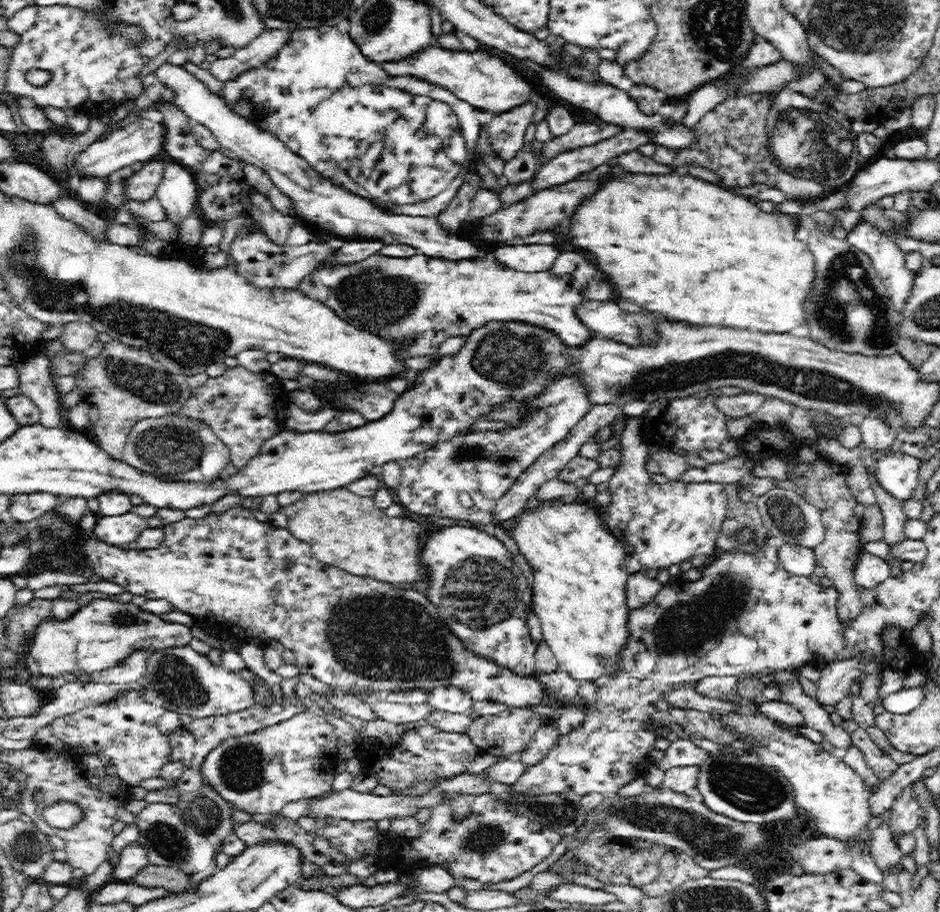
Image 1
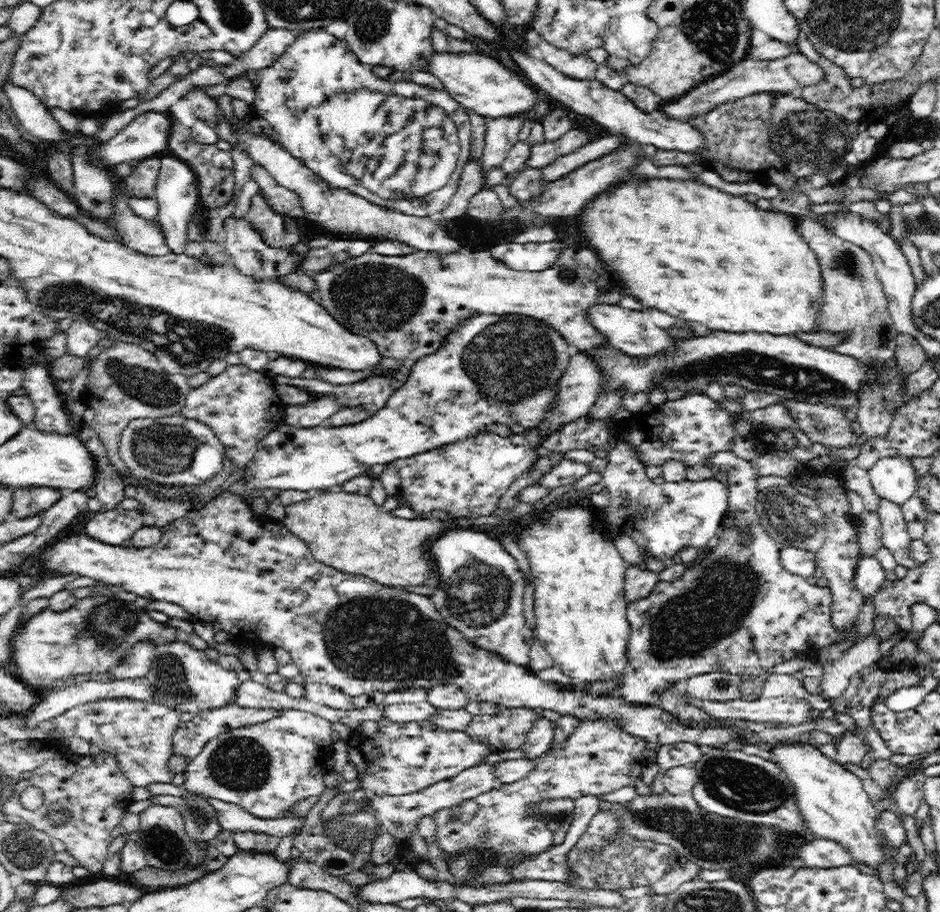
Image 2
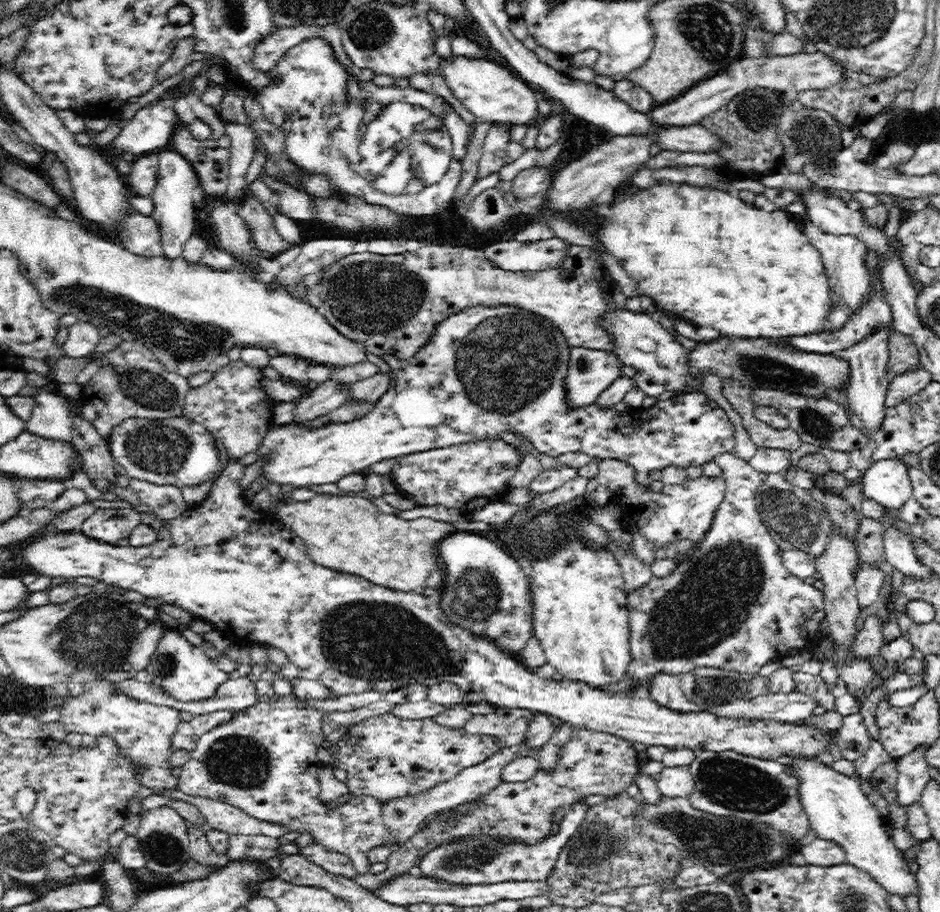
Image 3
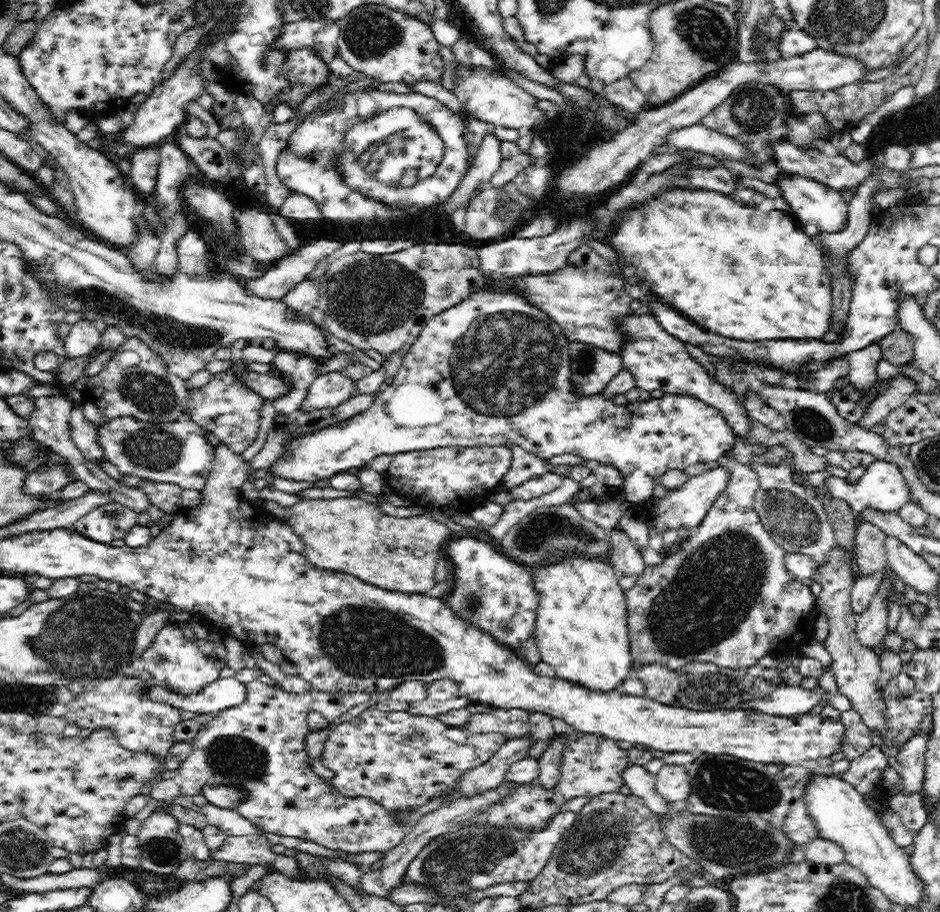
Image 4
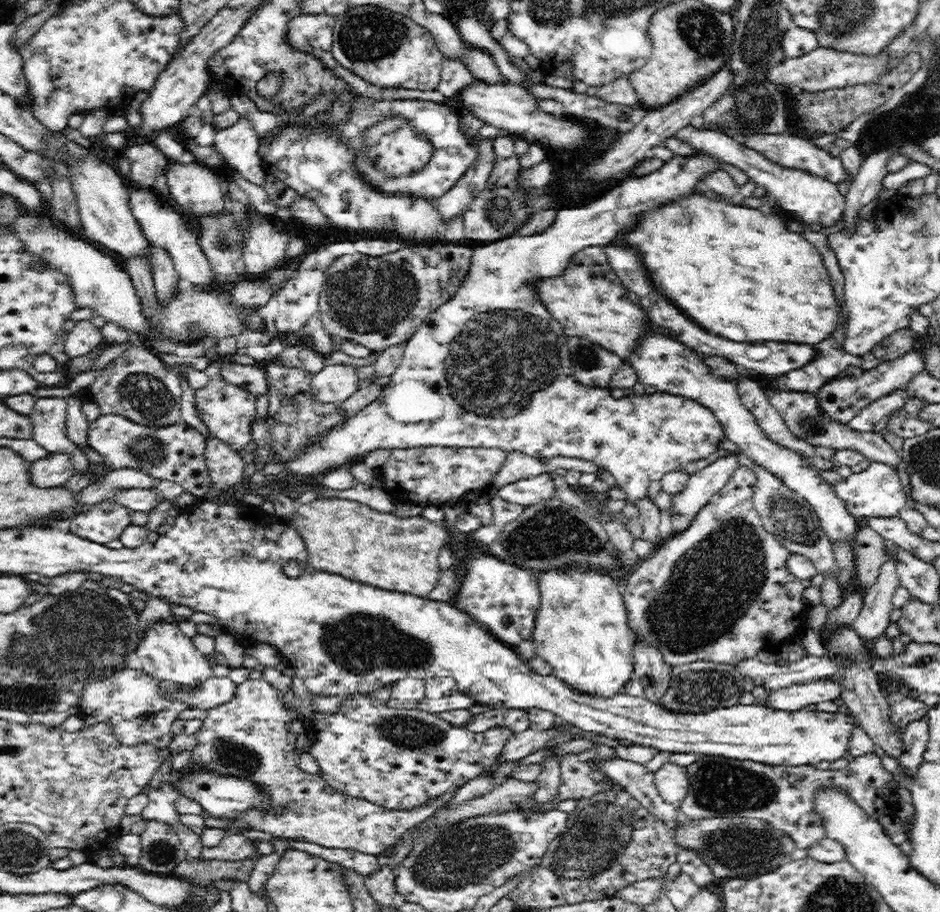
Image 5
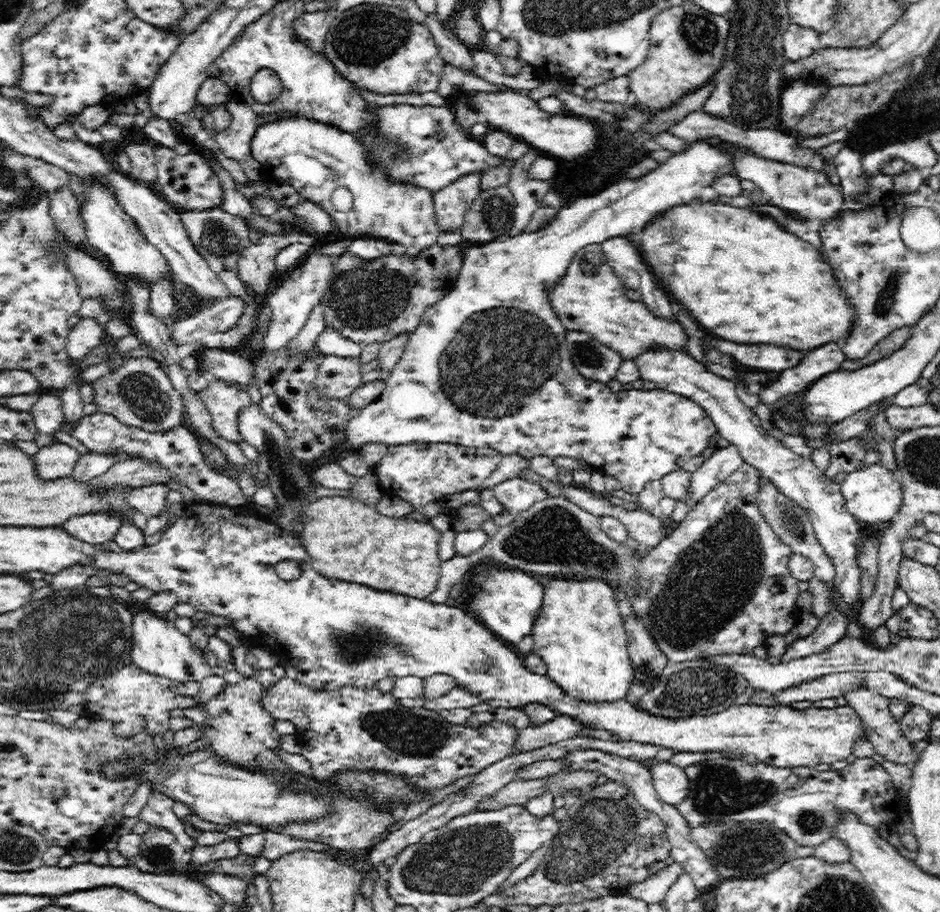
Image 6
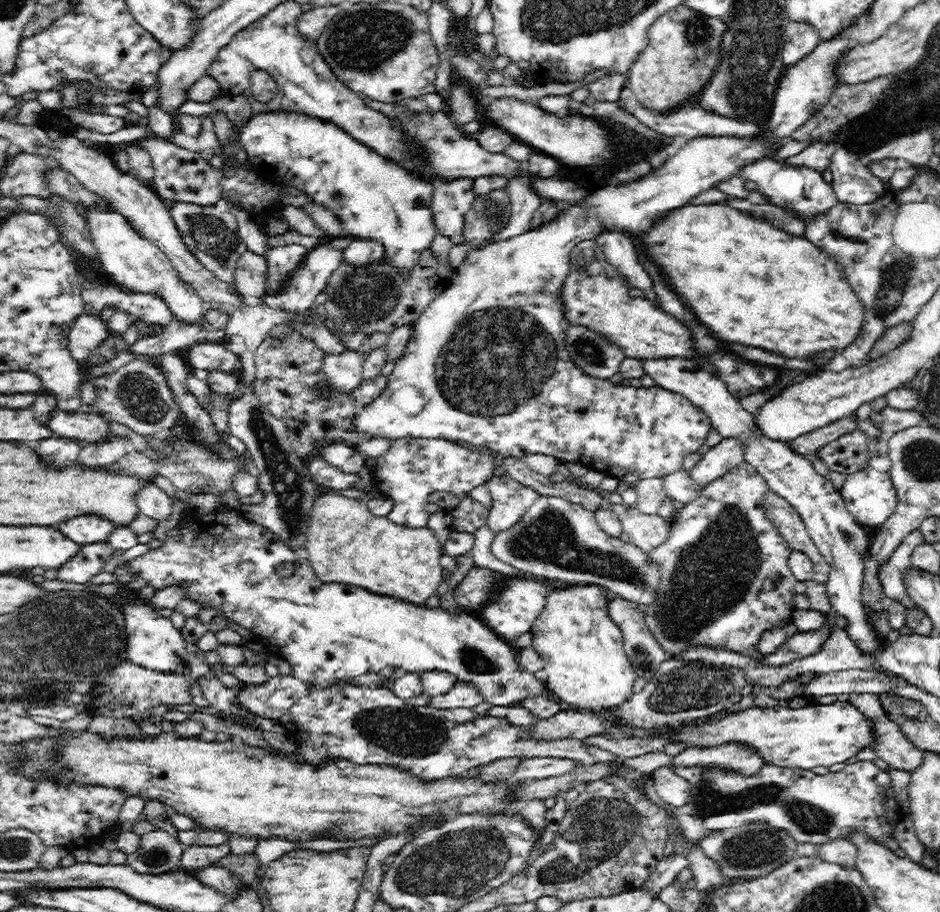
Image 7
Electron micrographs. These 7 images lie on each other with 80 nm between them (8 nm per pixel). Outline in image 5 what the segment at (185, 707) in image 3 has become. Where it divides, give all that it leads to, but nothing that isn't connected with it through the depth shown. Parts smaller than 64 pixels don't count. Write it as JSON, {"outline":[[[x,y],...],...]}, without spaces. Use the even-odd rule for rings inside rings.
{"outline":[[[212,676],[196,692],[179,691],[178,693],[167,692],[166,694],[167,698],[186,704],[189,708],[208,711],[214,706],[230,702],[236,696],[236,688],[238,688],[238,685],[234,684],[230,678],[216,678],[216,676]]]}

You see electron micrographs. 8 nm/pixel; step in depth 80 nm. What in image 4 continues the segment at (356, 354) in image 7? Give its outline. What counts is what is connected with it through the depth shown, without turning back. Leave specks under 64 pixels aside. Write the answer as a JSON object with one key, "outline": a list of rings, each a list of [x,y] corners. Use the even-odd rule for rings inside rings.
{"outline":[[[338,371],[318,375],[307,388],[307,397],[303,400],[301,412],[320,409],[333,410],[356,394],[355,380]]]}

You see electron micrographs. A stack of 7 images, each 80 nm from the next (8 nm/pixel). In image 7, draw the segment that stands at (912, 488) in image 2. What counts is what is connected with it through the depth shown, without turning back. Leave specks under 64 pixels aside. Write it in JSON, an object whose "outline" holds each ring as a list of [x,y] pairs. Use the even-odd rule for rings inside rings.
{"outline":[[[868,466],[859,472],[846,475],[846,481],[839,490],[848,512],[864,526],[878,527],[884,524],[898,504],[897,492],[888,472],[877,472]]]}

